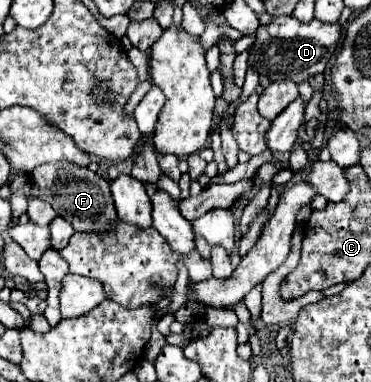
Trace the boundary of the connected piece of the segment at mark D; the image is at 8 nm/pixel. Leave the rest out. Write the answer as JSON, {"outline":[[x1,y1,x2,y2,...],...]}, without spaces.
{"outline":[[277,16,267,26,259,26,255,32,255,42,251,44,247,66,257,70,261,76,269,80,291,78,299,86,299,94,303,98,311,98,313,88,309,86,309,78,315,74,323,74,327,64,331,62,335,48,341,38,339,24,323,24,319,20,311,20,309,24,299,22,295,16]]}

